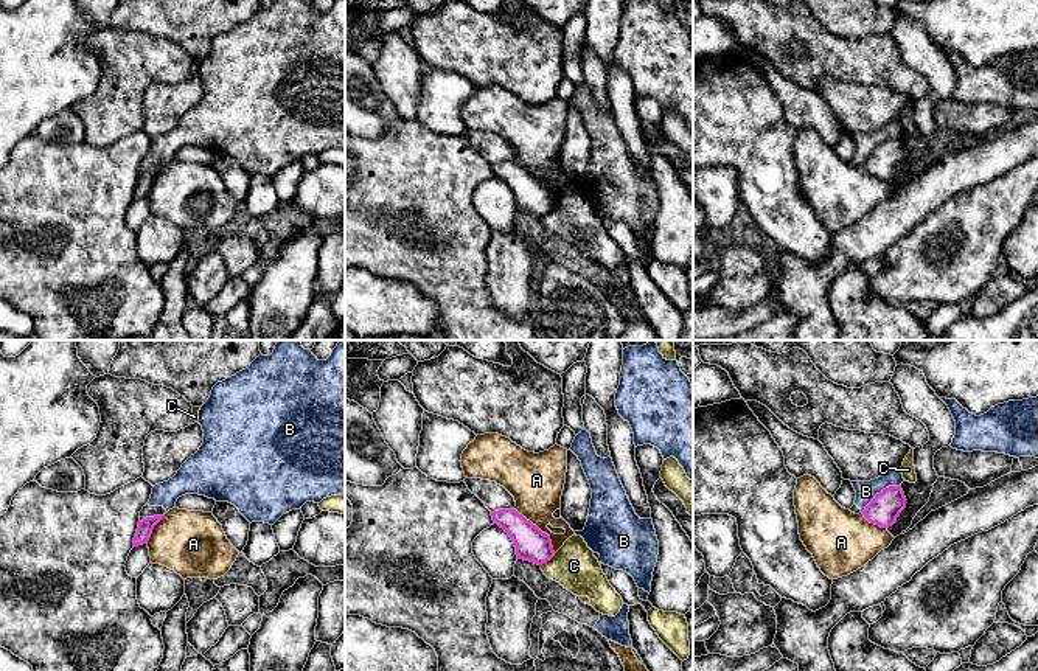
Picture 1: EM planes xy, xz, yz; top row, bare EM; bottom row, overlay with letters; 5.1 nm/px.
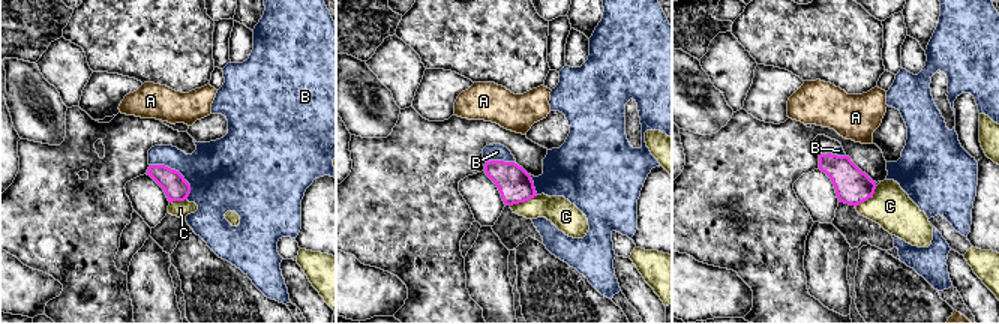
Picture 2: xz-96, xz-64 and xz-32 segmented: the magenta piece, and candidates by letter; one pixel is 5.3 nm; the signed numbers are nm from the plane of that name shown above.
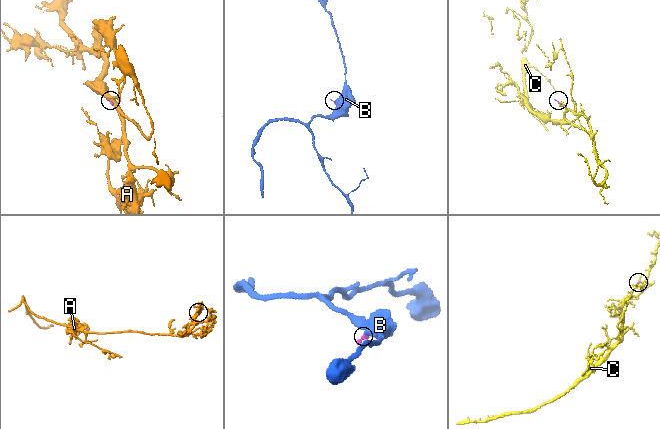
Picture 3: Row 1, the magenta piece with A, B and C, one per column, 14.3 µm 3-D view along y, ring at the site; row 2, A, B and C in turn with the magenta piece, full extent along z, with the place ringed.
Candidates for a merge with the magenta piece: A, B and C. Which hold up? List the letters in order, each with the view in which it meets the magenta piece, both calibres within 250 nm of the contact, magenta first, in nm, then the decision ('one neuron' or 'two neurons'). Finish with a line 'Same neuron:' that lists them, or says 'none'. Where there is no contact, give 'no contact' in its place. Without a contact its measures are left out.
A: contact in xz; calibres 170 and 280 nm; two neurons
B: contact in yz; calibres 160 and 110 nm; two neurons
C: contact in xz; calibres 170 and 240 nm; two neurons
Same neuron: none

